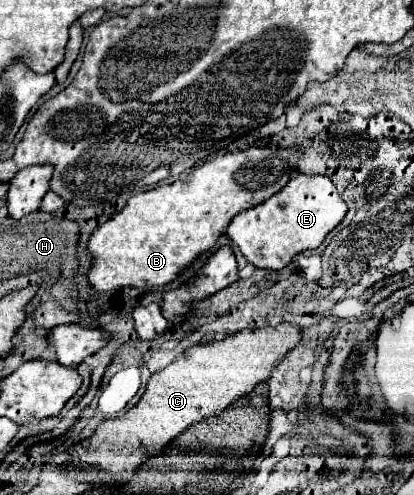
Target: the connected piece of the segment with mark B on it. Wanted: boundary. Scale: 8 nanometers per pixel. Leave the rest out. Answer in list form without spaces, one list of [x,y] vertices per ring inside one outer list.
[[[249,147],[247,151],[227,153],[203,163],[189,175],[189,179],[177,179],[171,185],[159,185],[131,197],[117,215],[107,219],[103,225],[97,225],[89,237],[87,251],[91,257],[91,269],[87,273],[87,281],[91,285],[93,299],[119,287],[159,287],[171,283],[183,267],[195,261],[199,253],[215,245],[239,211],[259,205],[289,181],[291,171],[297,167],[297,155],[299,151],[295,149]]]

